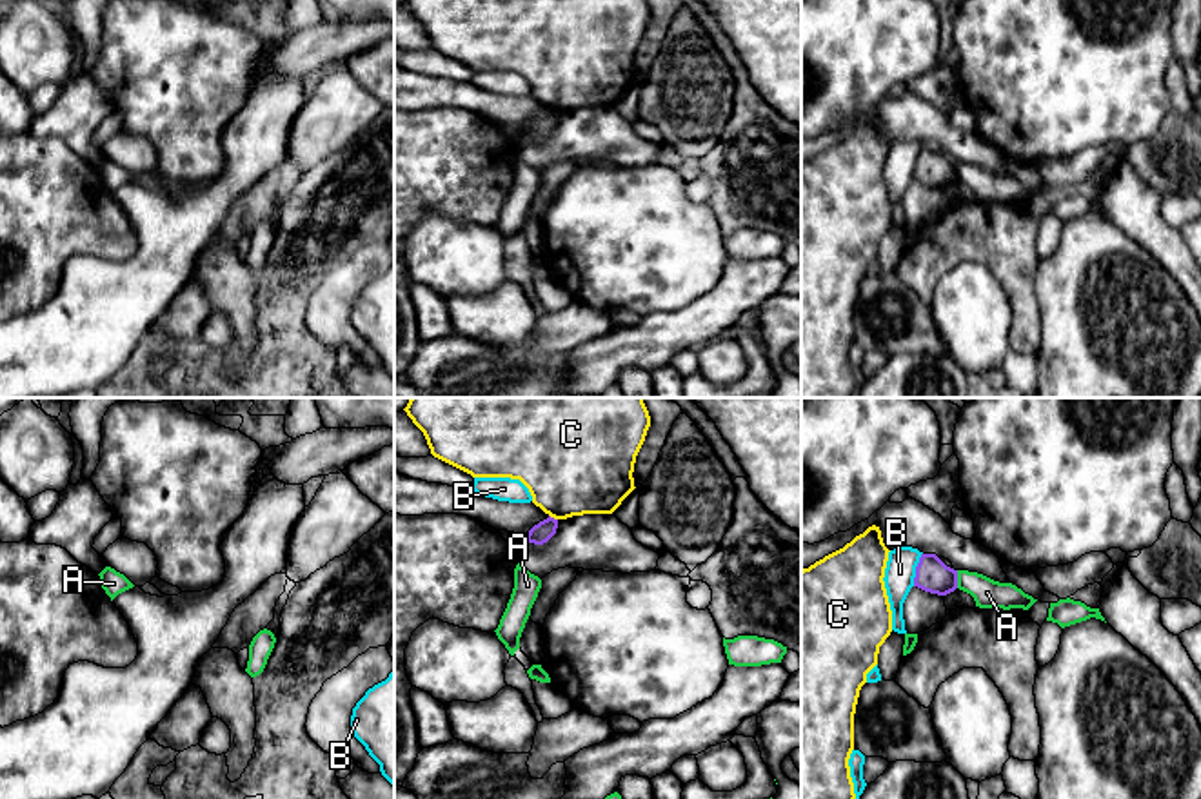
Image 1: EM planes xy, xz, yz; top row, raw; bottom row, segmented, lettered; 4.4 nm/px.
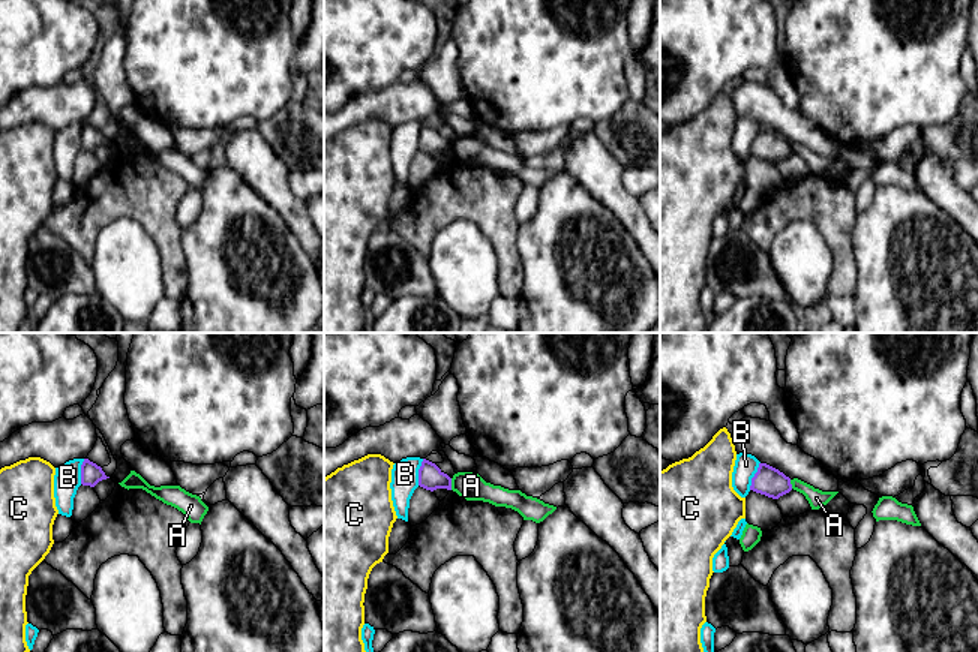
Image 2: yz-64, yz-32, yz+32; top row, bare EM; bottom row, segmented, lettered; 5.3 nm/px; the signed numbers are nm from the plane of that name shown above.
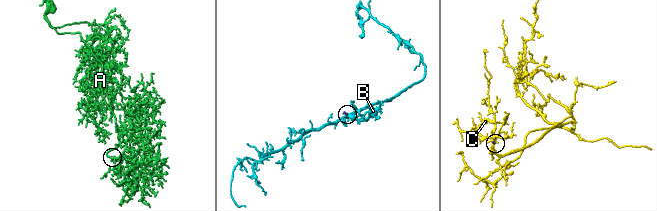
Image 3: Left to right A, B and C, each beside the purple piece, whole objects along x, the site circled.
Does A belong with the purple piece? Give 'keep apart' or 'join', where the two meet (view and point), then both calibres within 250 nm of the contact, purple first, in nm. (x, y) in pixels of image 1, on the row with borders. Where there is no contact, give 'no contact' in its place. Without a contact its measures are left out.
keep apart | yz (956, 580) | 150/130 nm

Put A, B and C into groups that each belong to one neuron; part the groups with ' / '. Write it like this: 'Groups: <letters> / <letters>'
Groups: A / B / C

